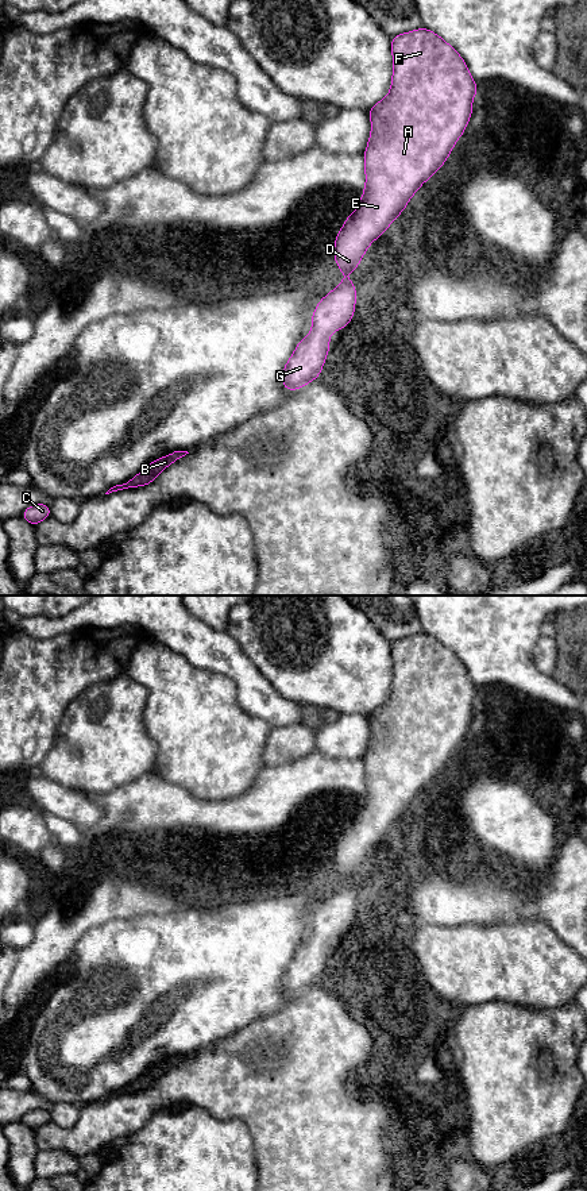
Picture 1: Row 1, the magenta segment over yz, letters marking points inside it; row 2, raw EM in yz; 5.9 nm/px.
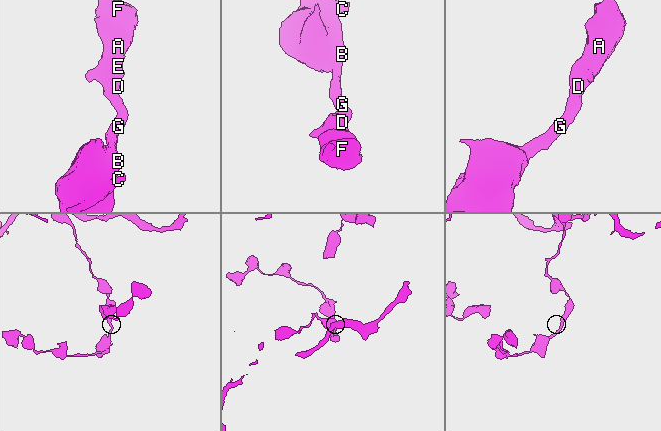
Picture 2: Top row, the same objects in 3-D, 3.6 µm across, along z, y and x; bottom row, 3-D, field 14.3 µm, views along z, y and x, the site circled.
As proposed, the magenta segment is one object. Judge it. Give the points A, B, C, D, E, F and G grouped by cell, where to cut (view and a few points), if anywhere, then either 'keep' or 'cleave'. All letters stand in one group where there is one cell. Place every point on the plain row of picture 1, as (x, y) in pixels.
groups A B C D E F G; cut none; keep

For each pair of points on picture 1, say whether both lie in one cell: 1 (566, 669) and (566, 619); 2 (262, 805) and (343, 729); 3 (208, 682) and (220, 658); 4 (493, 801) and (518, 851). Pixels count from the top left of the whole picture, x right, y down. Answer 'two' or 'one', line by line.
1: one
2: two
3: two
4: one

